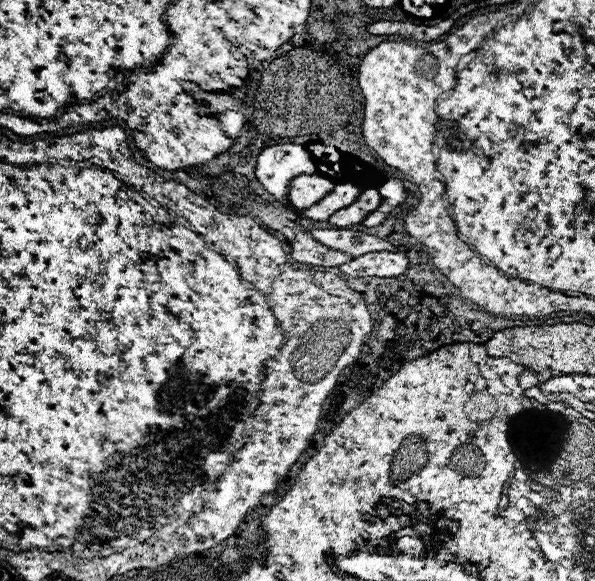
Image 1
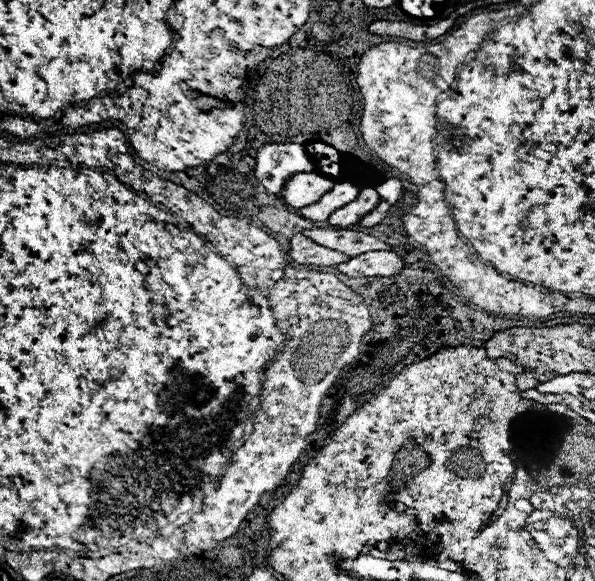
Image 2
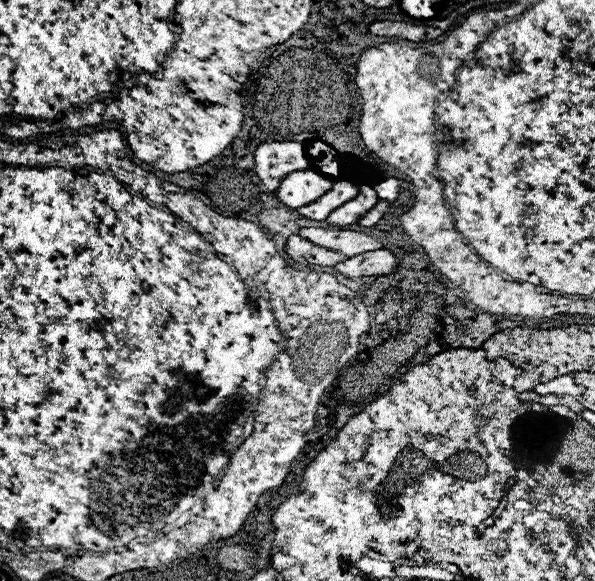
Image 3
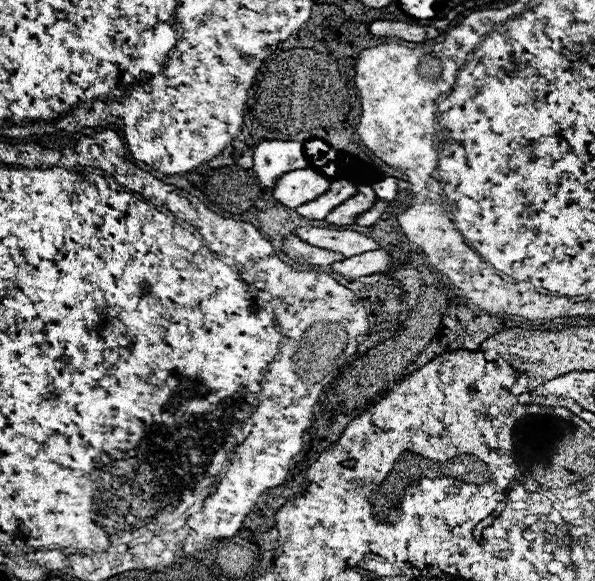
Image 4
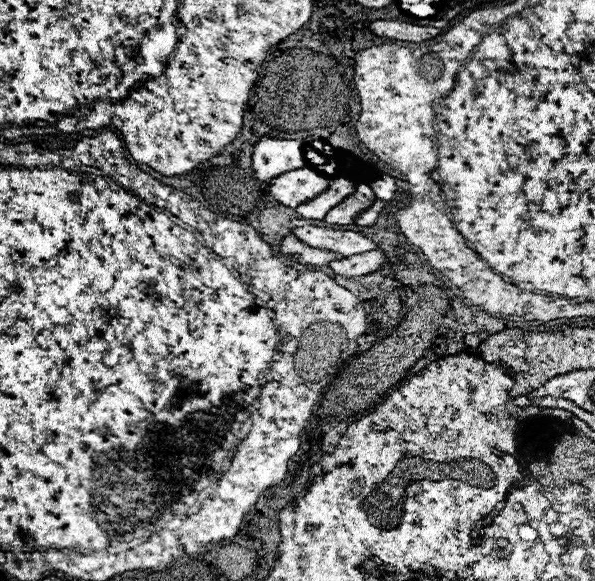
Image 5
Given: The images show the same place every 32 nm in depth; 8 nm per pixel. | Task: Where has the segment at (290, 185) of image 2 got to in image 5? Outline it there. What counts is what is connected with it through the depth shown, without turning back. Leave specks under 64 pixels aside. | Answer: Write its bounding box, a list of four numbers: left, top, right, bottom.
[268,168,328,208]

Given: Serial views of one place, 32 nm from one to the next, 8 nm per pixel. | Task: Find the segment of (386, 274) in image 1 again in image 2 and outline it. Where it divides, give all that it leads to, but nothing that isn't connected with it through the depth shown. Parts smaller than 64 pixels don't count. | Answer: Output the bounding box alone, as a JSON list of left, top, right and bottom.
[336,250,404,278]

